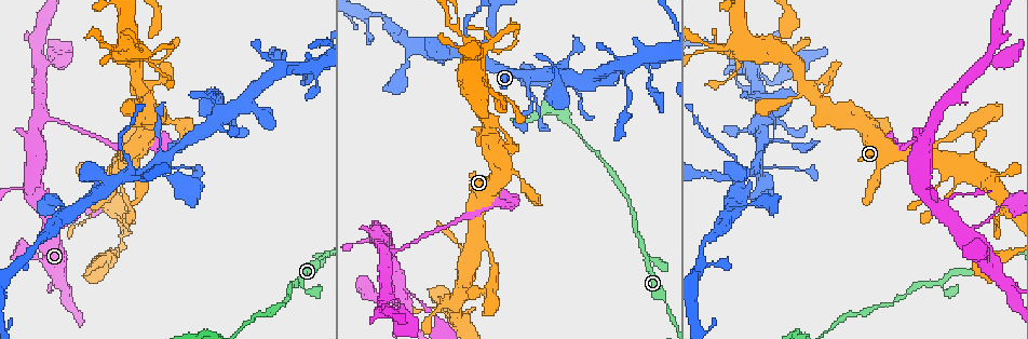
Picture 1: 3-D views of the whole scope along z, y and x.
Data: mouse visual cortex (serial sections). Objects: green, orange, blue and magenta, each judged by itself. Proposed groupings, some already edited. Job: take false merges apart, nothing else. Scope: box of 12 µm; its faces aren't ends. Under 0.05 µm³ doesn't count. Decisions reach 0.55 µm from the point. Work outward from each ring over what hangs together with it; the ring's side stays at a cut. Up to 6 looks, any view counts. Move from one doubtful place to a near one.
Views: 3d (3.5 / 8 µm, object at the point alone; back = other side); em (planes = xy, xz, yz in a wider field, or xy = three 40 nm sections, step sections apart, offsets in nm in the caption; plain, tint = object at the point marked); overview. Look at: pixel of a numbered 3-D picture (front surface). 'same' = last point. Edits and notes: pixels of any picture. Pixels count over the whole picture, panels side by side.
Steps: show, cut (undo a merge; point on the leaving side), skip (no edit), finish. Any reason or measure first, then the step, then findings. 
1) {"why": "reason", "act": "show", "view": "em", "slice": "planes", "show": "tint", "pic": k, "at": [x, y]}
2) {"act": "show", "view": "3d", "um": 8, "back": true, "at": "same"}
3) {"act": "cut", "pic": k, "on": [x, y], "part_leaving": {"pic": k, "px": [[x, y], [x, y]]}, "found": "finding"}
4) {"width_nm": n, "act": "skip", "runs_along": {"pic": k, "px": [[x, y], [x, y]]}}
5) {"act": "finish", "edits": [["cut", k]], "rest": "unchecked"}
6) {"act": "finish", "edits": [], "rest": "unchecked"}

{"why": "a fork", "act": "show", "view": "3d", "um": 3.5, "pic": 1, "at": [716, 48]}

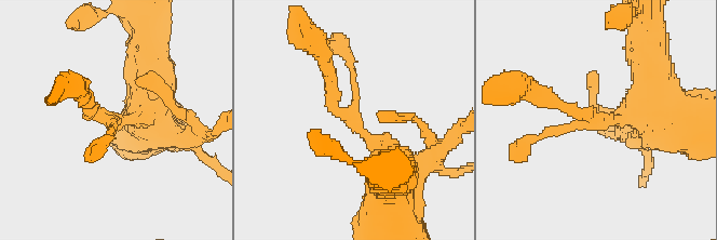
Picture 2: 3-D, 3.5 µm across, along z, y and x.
{"act": "show", "view": "em", "slice": "xy", "step": 5, "show": "plain", "pic": 2, "at": [593, 119]}

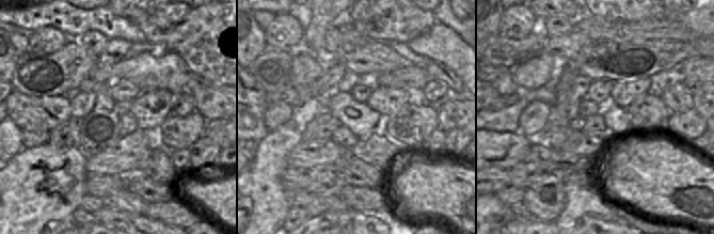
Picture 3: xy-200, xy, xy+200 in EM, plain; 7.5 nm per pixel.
{"act": "show", "view": "em", "slice": "xy", "step": 5, "show": "tint", "at": "same"}

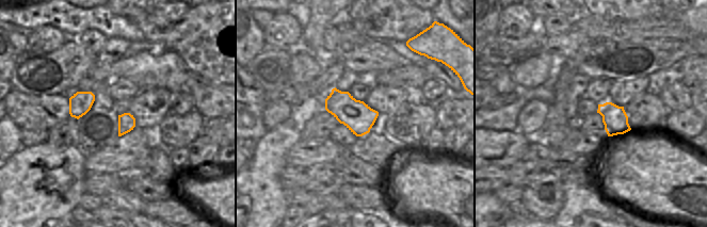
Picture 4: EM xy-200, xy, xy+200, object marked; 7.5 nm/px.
{"act": "skip", "found": "all the same cell"}

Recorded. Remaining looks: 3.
{"why": "four arms meet", "act": "show", "view": "3d", "um": 8, "pic": 1, "at": [759, 155]}

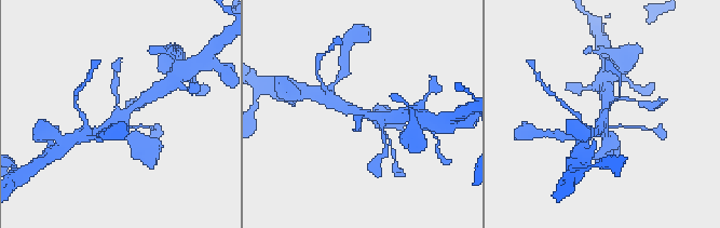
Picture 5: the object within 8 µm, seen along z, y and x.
{"why": "closer look", "act": "show", "view": "3d", "um": 3.5, "pic": 5, "at": [118, 114]}

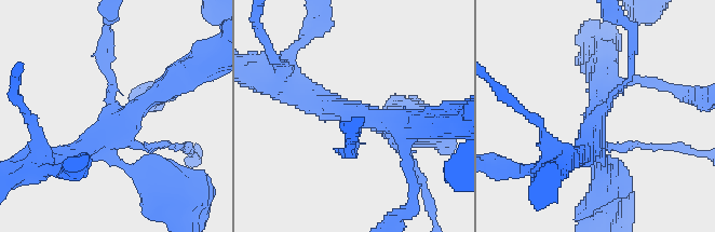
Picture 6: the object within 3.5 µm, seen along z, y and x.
{"act": "show", "view": "em", "slice": "xy", "step": 2, "show": "tint", "pic": 6, "at": [595, 119]}

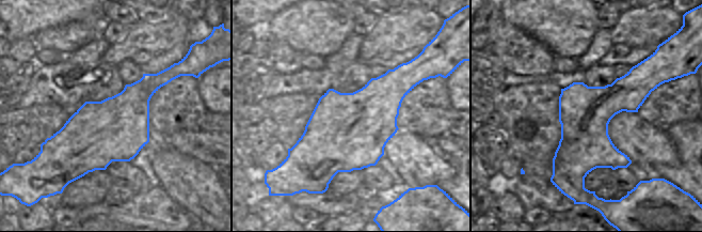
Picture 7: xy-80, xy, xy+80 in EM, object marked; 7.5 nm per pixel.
{"width_nm": 600, "act": "skip", "runs_along": {"pic": 6, "px": [[631, 63], [631, 76], [601, 109], [576, 159]]}, "found": "continuous, no second cell"}

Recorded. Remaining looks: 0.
{"act": "finish", "edits": [], "rest": "unchecked"}

